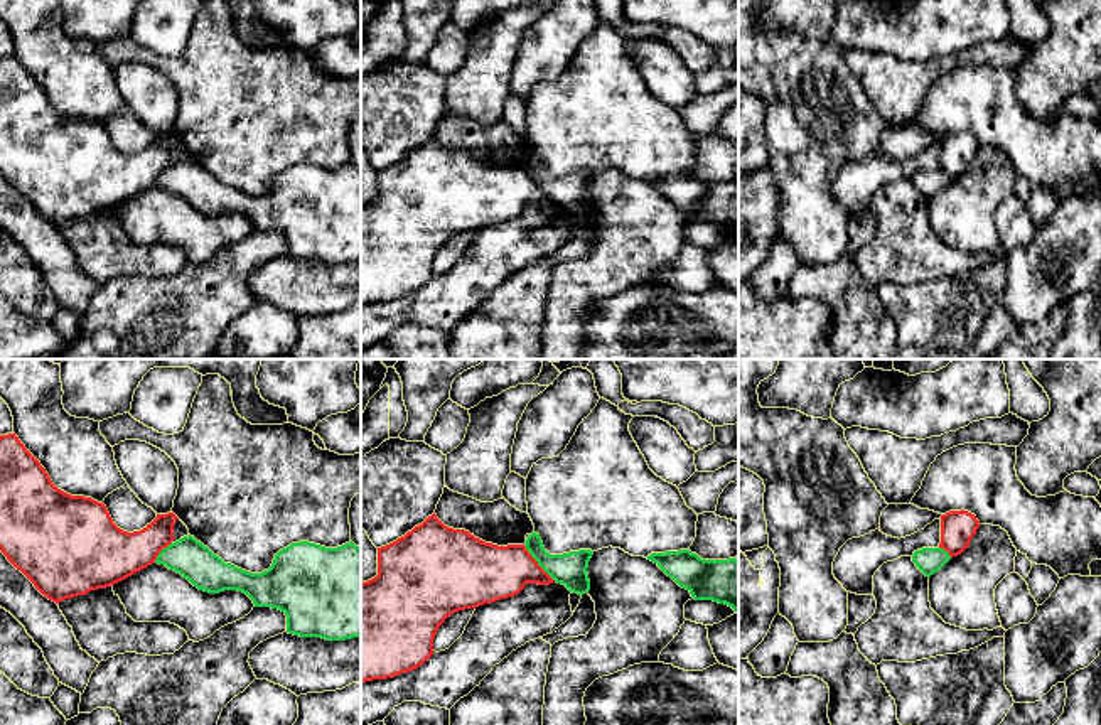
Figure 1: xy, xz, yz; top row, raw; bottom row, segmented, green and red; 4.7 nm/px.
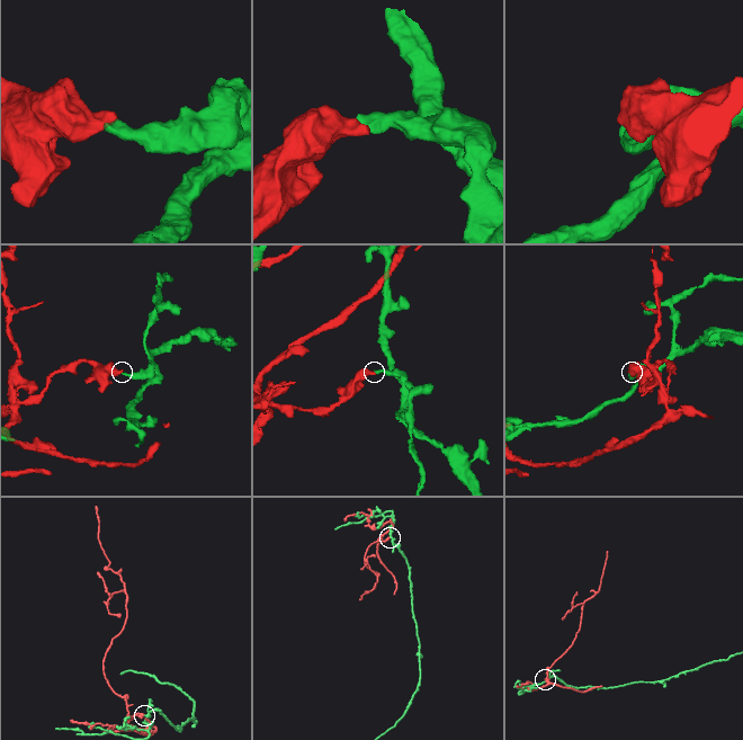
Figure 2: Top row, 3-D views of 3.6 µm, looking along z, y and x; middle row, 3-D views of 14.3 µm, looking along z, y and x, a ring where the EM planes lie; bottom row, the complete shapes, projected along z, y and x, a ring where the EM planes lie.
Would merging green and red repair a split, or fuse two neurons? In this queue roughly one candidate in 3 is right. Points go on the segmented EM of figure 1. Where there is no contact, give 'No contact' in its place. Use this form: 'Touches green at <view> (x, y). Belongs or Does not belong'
Touches green at xz (538, 563). Does not belong

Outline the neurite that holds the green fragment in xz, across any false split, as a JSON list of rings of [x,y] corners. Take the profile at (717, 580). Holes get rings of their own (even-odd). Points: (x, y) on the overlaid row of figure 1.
[[[690,550],[651,553],[654,561],[695,600],[713,600],[738,614],[738,560],[703,560]]]

